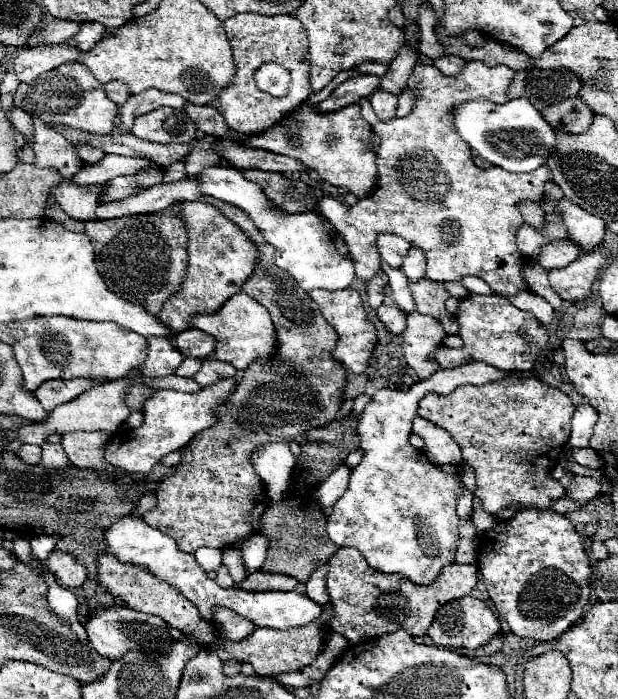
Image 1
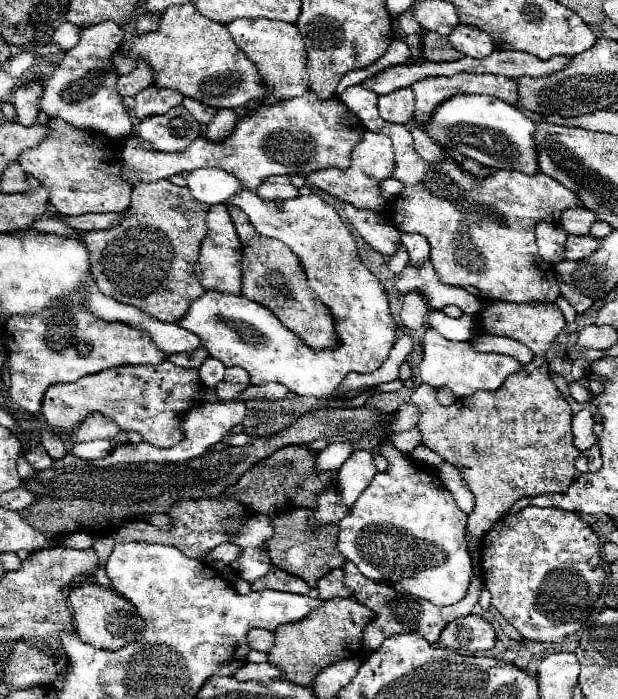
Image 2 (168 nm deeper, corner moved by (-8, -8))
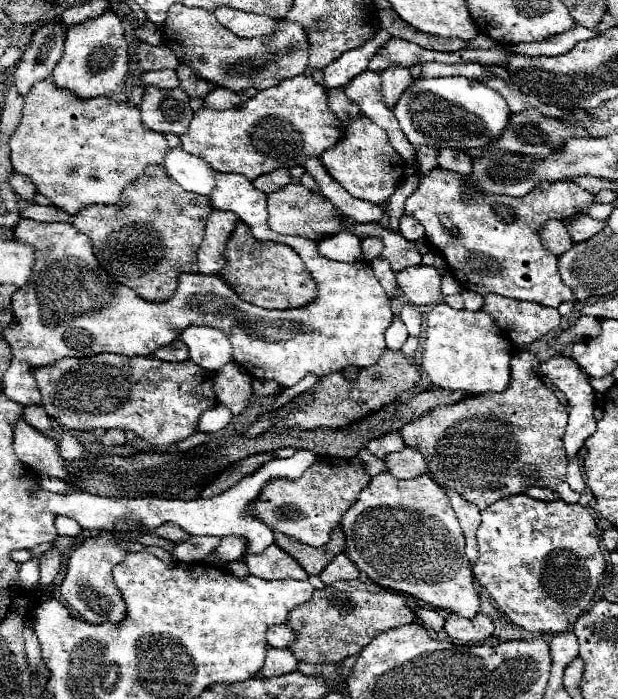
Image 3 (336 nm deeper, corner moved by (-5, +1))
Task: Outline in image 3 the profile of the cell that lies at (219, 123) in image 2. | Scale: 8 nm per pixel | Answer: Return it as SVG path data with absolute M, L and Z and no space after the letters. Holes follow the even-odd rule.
M213 89L209 93L209 97L205 97L205 107L207 109L217 109L217 111L225 111L235 107L237 103L241 103L239 93L233 93L229 89Z

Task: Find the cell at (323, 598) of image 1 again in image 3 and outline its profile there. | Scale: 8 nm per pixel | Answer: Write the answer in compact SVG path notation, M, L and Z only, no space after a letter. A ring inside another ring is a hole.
M345 553L337 555L319 575L319 579L325 585L331 585L333 581L349 581L349 579L357 579L359 577L359 569L353 565L353 561L347 559Z

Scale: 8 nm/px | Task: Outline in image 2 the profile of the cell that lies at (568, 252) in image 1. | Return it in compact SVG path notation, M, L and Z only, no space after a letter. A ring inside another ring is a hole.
M586 234L586 236L568 236L568 240L566 240L566 260L588 258L598 246L600 246L600 240L592 238L590 234Z

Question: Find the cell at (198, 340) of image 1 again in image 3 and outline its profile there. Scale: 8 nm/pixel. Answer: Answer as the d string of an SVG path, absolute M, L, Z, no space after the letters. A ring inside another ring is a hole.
M177 339L171 345L163 347L161 351L153 353L153 357L163 359L163 361L187 361L189 359L189 349L187 349L187 345L183 341Z

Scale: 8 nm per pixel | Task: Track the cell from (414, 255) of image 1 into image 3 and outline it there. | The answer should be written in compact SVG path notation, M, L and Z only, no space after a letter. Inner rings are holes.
M401 217L401 223L399 223L399 233L407 239L407 241L419 241L425 237L425 229L421 223L417 223L417 219L413 217Z

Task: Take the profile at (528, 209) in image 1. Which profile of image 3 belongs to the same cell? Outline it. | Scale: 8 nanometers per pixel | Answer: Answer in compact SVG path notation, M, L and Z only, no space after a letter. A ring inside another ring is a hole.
M557 219L547 221L547 223L543 225L539 237L541 237L543 247L549 249L549 251L551 251L553 255L557 255L557 257L563 255L563 253L573 245L573 241L571 241L571 237L569 237L569 231L565 229L565 223L563 223L563 221L557 221Z

